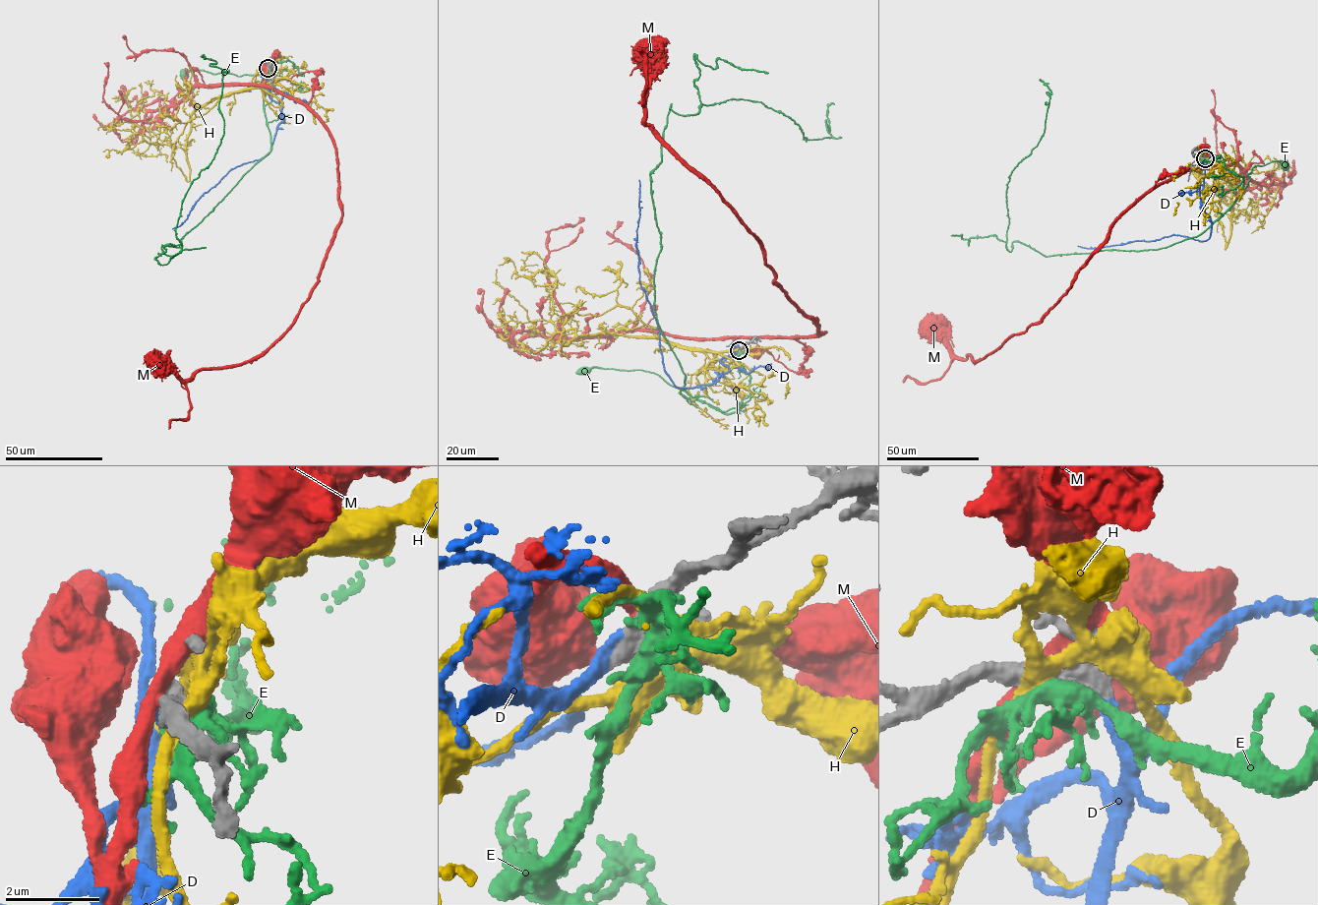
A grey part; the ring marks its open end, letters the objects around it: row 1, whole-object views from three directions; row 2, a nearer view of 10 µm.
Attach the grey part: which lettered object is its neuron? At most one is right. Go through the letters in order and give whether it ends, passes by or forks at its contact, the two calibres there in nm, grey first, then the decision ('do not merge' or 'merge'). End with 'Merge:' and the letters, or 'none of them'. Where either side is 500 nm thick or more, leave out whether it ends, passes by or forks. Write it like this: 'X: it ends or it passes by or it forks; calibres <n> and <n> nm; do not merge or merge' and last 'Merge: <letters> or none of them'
D: it ends; calibres 400 and 240 nm; merge
E: it forks; calibres 340 and 360 nm; do not merge
H: it forks; calibres 380 and 280 nm; do not merge
M: it passes by; calibres 440 and 360 nm; do not merge
Merge: D

